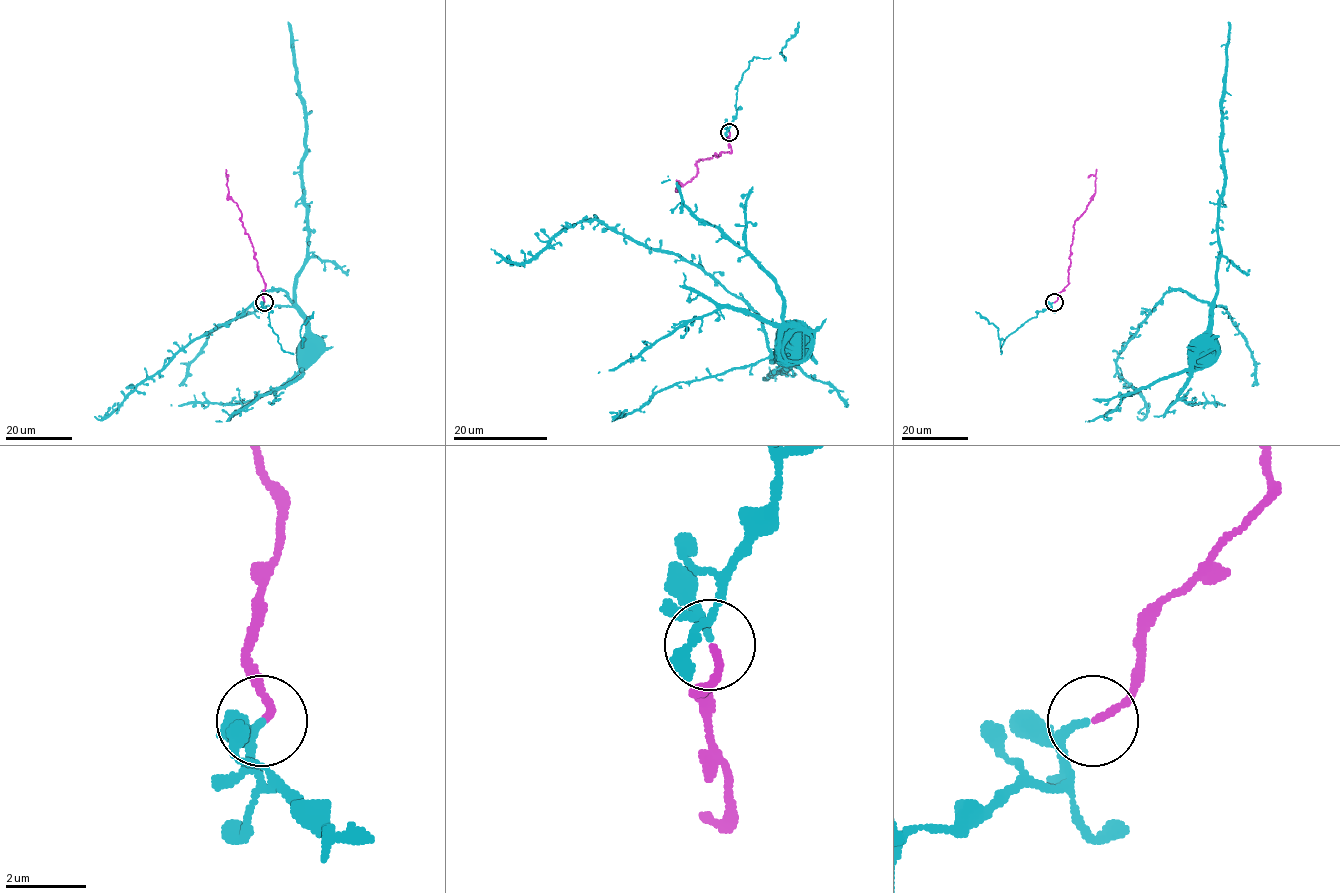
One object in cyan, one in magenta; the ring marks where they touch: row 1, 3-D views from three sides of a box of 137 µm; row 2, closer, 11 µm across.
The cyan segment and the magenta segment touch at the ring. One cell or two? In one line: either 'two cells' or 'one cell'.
one cell

